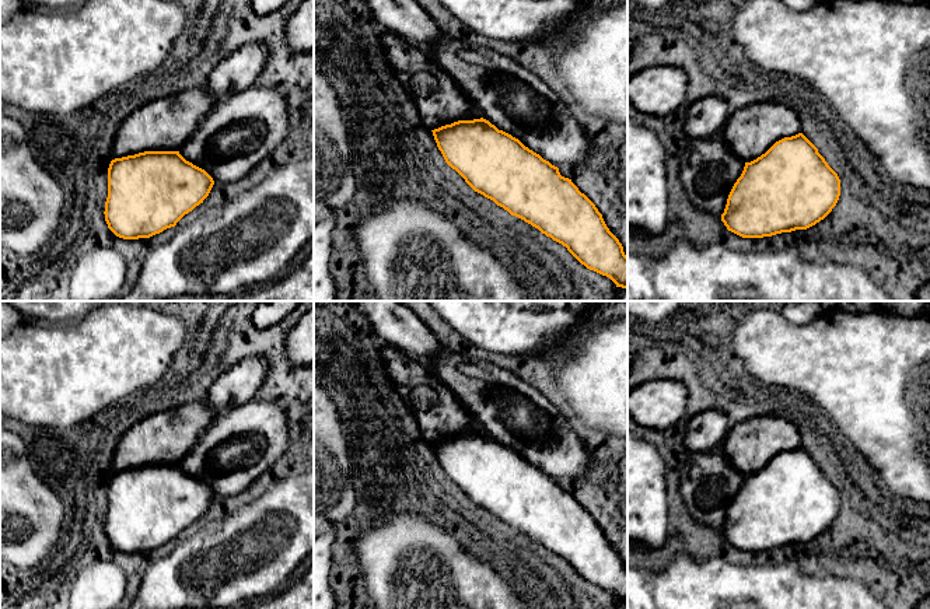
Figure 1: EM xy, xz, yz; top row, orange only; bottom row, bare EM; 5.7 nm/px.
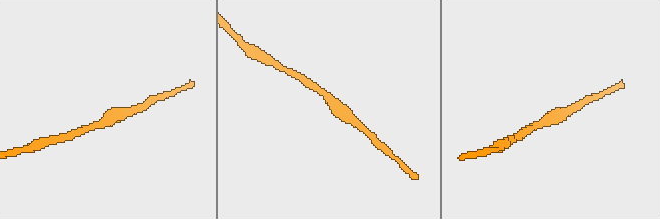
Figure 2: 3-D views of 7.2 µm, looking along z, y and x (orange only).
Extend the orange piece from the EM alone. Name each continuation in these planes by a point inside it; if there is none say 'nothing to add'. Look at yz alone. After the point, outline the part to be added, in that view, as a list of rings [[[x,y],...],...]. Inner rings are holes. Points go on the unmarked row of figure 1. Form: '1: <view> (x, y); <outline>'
nothing to add

